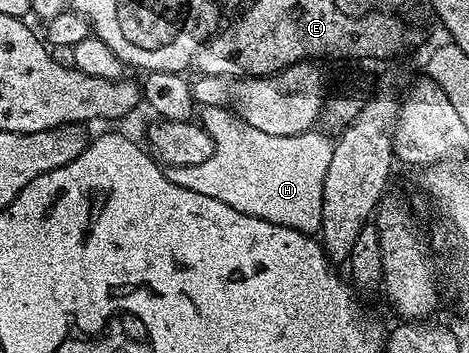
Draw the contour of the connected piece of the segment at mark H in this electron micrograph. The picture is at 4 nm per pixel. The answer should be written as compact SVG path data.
M234 113L227 116L228 119L210 128L215 139L213 157L201 165L167 167L169 181L173 181L173 185L181 185L181 189L193 189L193 193L213 197L213 201L222 201L224 205L237 209L237 213L249 213L249 217L261 217L261 221L285 225L289 229L314 236L321 225L325 173L329 170L329 160L333 158L335 148L332 136L322 135L319 129L297 133L296 136L273 136L253 128Z

